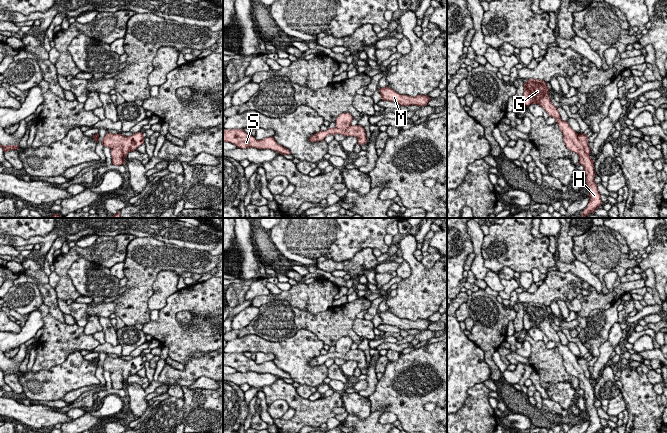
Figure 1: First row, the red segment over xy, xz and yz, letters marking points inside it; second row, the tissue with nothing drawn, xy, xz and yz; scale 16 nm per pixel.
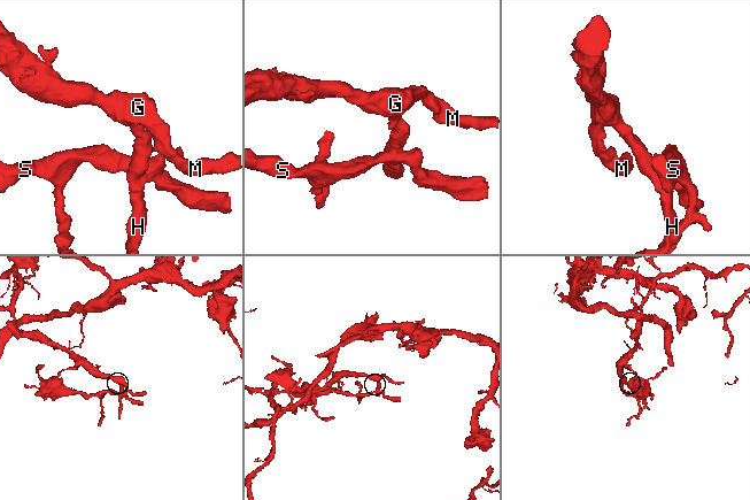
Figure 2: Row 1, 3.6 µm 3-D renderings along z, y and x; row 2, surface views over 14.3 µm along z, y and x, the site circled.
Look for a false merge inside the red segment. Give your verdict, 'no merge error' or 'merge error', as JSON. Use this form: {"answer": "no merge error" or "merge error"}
{"answer": "no merge error"}

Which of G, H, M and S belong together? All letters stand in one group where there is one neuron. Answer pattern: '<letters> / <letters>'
G H M S

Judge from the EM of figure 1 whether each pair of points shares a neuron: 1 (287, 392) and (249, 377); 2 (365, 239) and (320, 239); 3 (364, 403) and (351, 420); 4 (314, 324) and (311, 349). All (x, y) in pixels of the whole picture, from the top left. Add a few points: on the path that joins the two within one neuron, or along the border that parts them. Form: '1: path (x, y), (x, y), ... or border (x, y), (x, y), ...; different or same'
1: border (280, 378), (270, 385), (261, 387); different
2: path (354, 238), (331, 238); same
3: border (371, 412), (362, 419), (349, 413); different
4: border (290, 337), (301, 329), (308, 329), (324, 344); different

